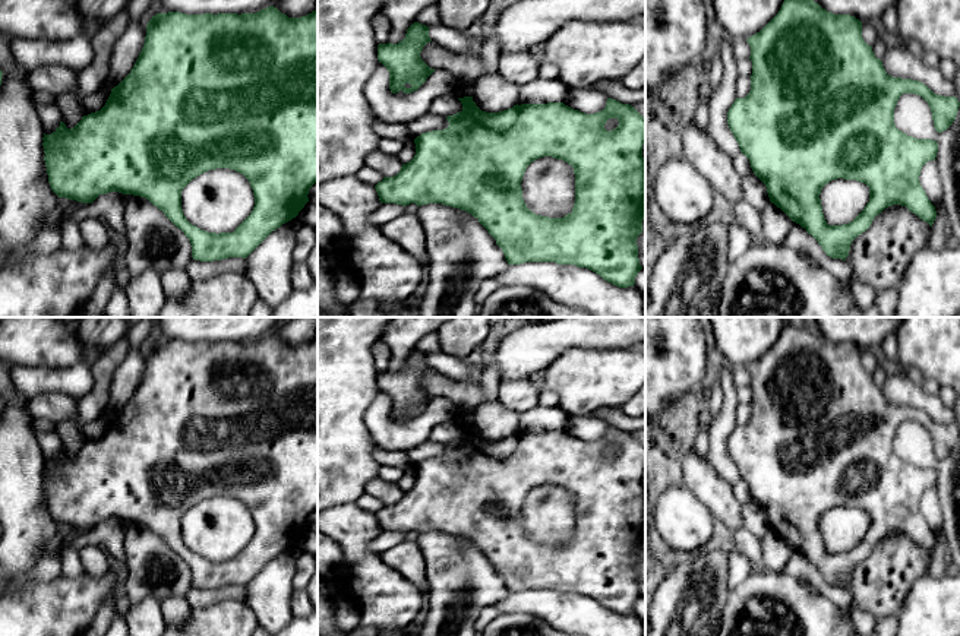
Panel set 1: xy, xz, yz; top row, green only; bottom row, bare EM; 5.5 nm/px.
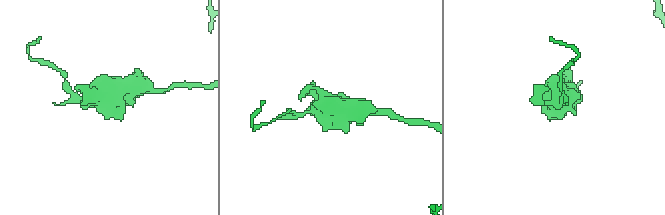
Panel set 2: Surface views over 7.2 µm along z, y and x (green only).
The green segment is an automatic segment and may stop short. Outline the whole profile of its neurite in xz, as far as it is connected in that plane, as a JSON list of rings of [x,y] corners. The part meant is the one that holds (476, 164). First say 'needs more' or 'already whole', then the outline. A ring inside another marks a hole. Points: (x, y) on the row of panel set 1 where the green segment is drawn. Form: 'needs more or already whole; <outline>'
already whole; [[[473,96],[458,99],[462,110],[446,117],[449,126],[417,136],[414,158],[402,164],[397,175],[383,177],[375,186],[380,203],[458,208],[489,231],[508,265],[575,265],[619,288],[634,287],[642,269],[637,238],[645,218],[645,118],[632,105],[612,98],[594,114],[563,102],[517,104],[499,113],[486,113]],[[543,156],[562,159],[574,168],[575,203],[563,218],[536,215],[522,199],[524,173]]]

